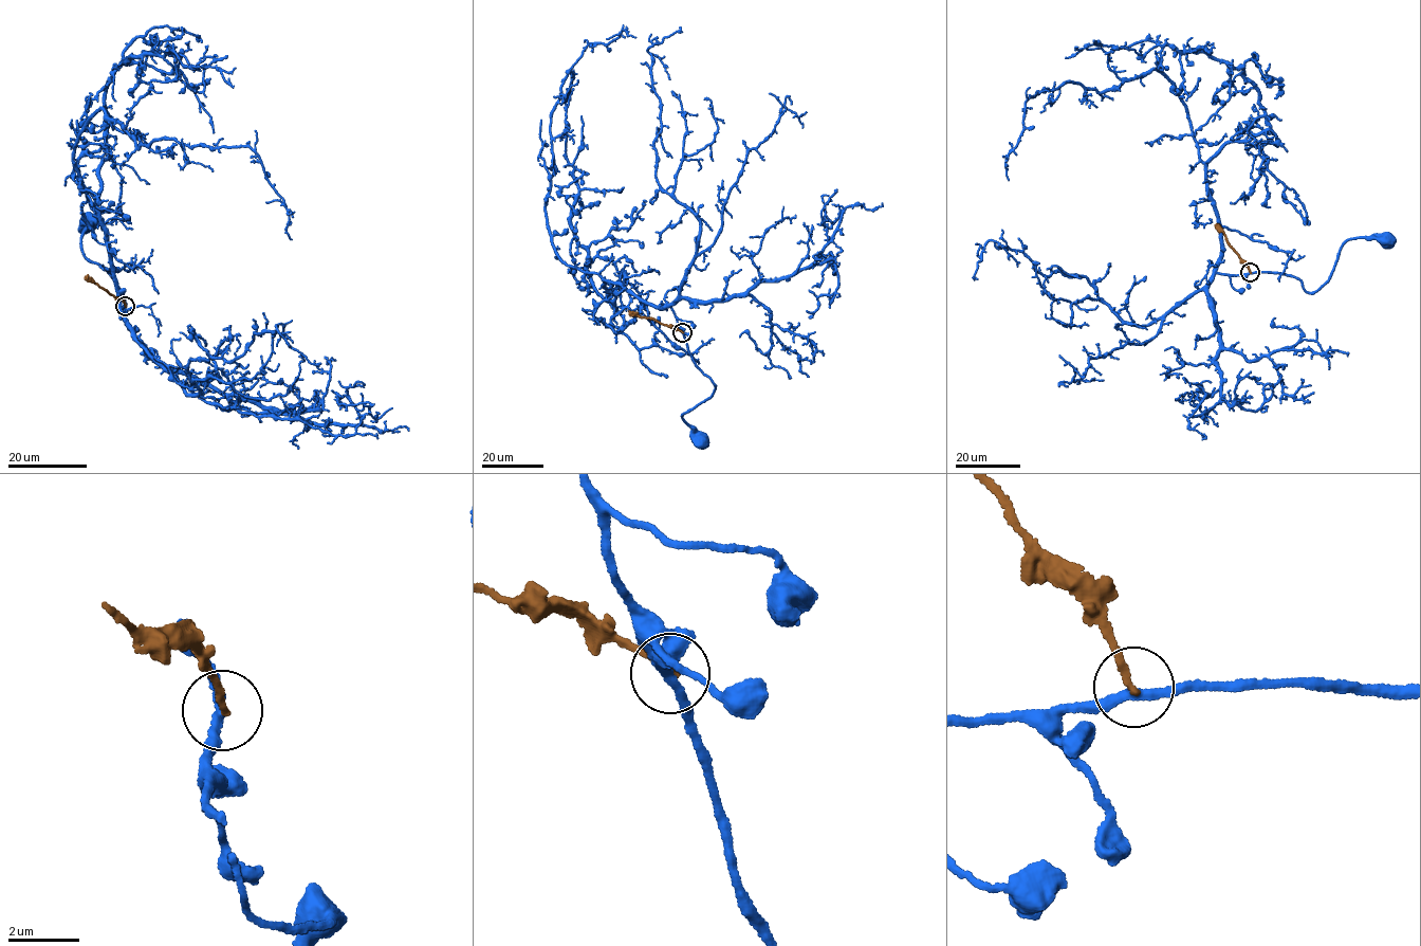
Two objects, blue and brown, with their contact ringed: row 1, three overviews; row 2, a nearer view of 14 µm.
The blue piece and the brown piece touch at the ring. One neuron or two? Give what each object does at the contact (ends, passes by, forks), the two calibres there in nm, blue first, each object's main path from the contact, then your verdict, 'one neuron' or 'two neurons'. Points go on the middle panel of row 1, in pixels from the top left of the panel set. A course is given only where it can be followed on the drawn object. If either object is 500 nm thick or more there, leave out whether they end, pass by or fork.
blue passes by; brown ends; calibres 240 and 200 nm; course blue (683, 332), (696, 366), (713, 382), (715, 389), (712, 396), (682, 417), (700, 440); course brown (682, 332), (629, 311); two neurons

